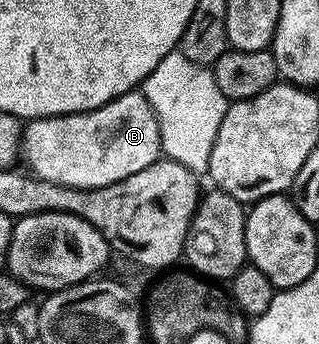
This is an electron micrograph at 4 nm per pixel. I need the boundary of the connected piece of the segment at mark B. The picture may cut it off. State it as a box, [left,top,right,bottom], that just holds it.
[19,89,162,190]

